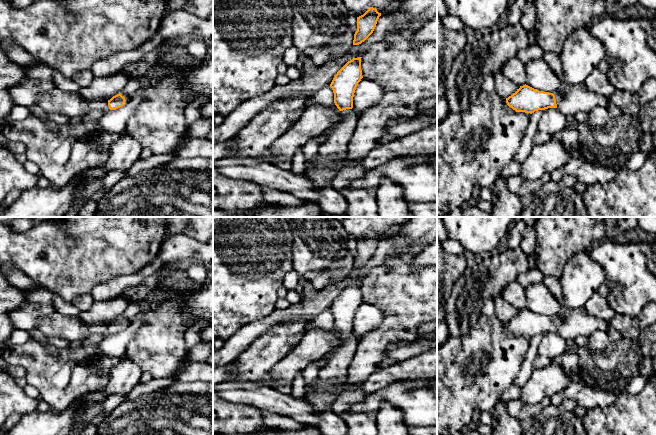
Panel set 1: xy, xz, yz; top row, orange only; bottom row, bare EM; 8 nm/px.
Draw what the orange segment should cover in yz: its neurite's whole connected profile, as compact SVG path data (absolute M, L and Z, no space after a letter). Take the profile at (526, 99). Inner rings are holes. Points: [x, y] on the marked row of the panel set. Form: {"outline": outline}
{"outline": "M525 84L506 98L506 103L516 112L532 114L538 110L557 108L565 116L574 116L578 112L588 114L596 106L611 108L609 98L590 92L584 84L568 85L555 94Z"}

